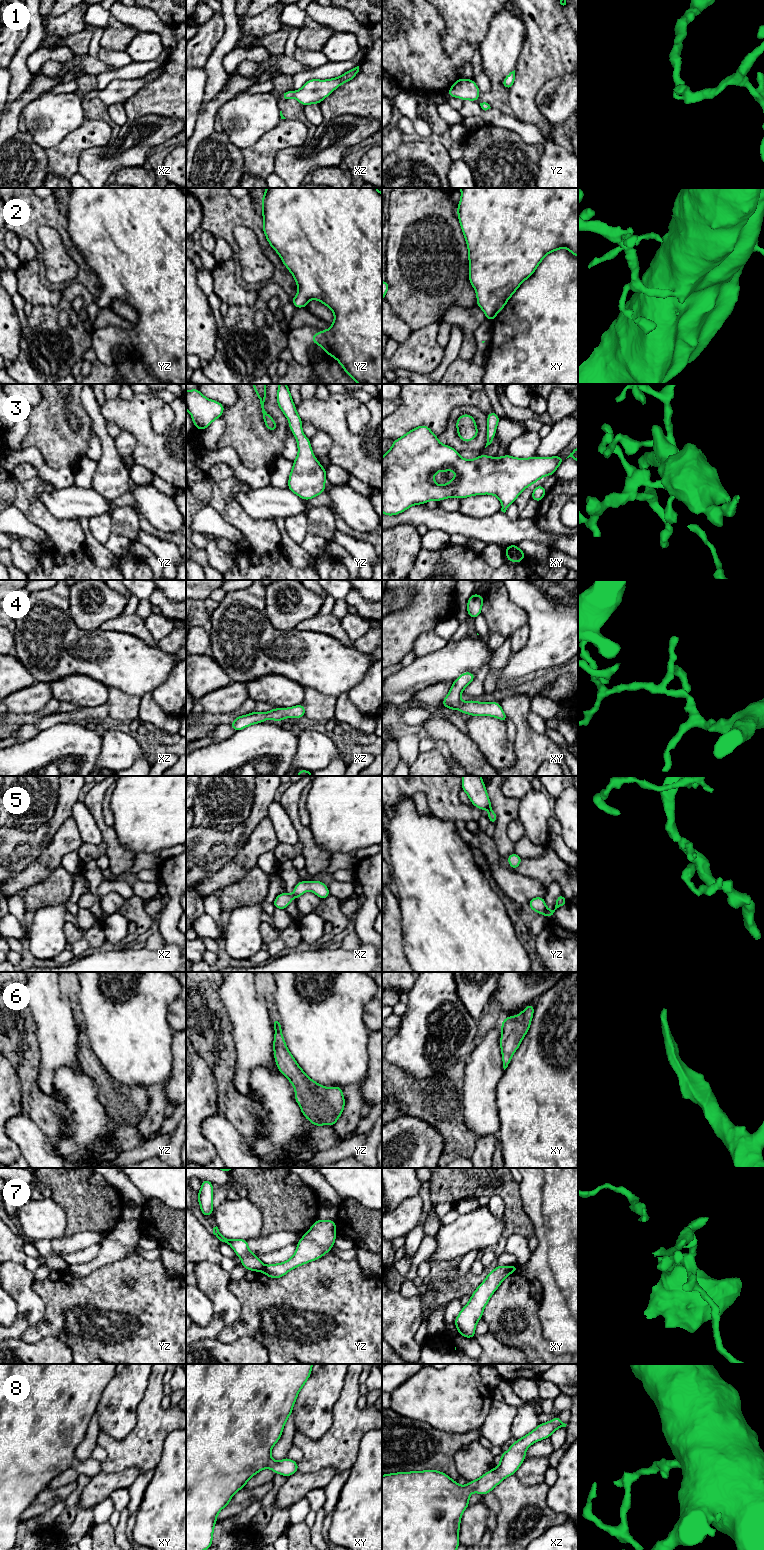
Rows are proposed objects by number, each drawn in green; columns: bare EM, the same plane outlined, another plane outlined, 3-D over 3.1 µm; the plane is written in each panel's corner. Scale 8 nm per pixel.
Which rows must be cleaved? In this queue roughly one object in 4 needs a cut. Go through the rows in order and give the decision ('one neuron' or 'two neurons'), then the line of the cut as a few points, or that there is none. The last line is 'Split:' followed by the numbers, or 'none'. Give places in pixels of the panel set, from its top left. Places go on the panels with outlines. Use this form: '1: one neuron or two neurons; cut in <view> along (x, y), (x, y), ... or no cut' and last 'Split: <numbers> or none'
1: one neuron; no cut
2: one neuron; no cut
3: one neuron; no cut
4: one neuron; no cut
5: one neuron; no cut
6: one neuron; no cut
7: two neurons; cut in yz along (265, 1266), (263, 1271)
8: one neuron; no cut
Split: 7

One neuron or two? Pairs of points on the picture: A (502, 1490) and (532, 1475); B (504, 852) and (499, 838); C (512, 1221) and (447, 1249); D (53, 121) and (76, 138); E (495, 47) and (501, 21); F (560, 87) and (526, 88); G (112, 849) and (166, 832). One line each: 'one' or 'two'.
A: two
B: one
C: two
D: two
E: one
F: two
G: two

